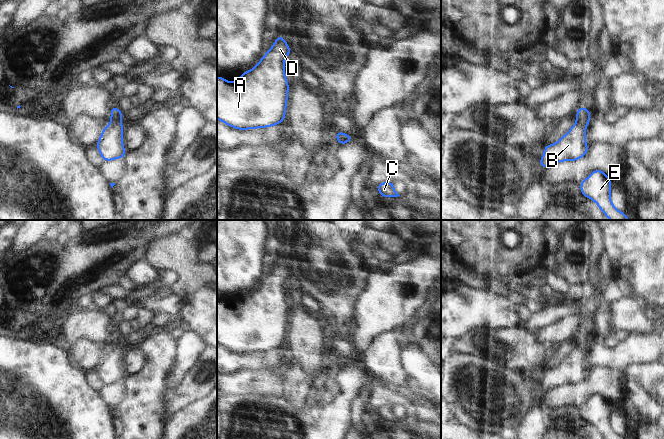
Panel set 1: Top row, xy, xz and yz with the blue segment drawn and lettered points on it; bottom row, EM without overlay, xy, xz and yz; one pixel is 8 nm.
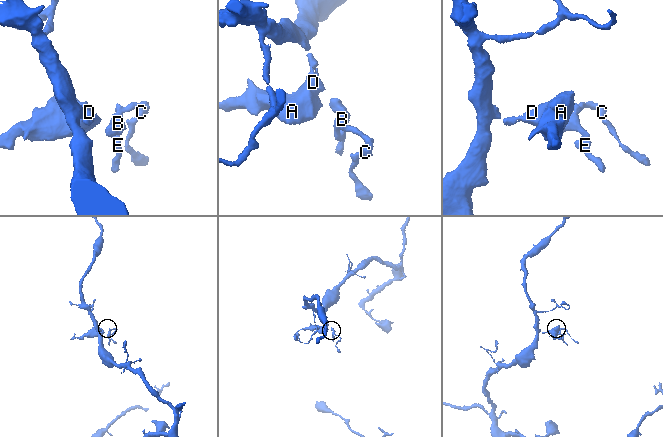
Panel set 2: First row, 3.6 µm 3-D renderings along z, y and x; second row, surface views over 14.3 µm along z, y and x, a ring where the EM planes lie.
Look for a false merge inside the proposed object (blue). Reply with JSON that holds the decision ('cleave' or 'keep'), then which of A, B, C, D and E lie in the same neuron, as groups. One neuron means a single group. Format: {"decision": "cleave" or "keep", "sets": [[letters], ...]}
{"decision": "keep", "sets": [["A", "B", "C", "D", "E"]]}

